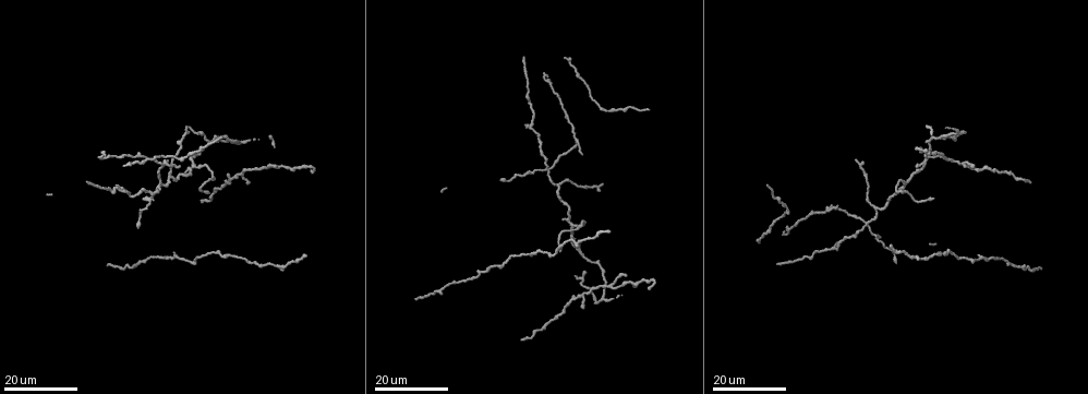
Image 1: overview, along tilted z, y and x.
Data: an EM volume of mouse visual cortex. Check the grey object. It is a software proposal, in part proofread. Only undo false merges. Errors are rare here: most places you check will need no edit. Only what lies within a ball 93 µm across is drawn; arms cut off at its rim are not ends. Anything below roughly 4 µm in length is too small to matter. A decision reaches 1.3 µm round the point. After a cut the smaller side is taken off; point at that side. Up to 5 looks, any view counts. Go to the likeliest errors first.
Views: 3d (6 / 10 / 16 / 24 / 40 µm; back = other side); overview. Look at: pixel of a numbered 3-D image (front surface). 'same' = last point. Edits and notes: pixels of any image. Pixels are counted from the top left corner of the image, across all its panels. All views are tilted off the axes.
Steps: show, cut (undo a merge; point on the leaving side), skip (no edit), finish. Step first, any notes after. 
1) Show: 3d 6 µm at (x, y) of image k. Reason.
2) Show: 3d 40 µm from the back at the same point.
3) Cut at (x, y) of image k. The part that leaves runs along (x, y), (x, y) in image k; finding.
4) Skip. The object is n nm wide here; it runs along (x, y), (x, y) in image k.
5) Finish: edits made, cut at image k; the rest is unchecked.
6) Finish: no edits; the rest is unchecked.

Show: 3d 16 µm at (159, 185) of image 1. Thin arm on a thick one.

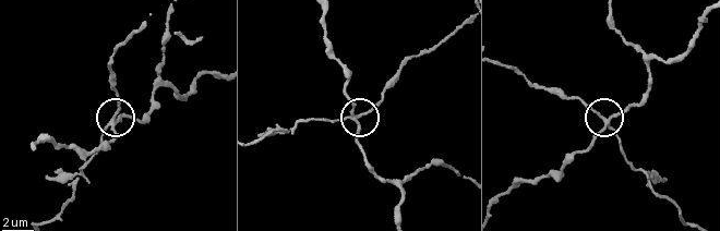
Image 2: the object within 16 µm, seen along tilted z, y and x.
Show: 3d 6 µm at (111, 118) of image 2.

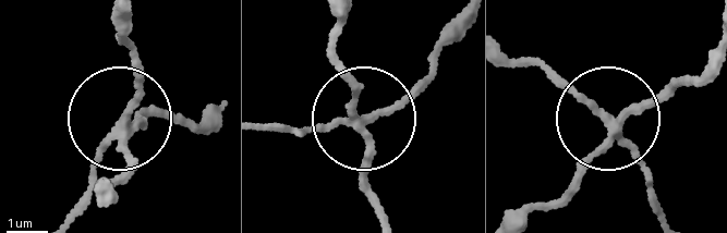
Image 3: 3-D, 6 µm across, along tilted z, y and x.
Cut at (136, 74) of image 3. The part that leaves runs along (121, 124), (134, 82), (114, 14) in image 3; two neurons meet here.

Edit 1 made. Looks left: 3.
Show: 3d 24 µm at (559, 183) of image 1. A fork.

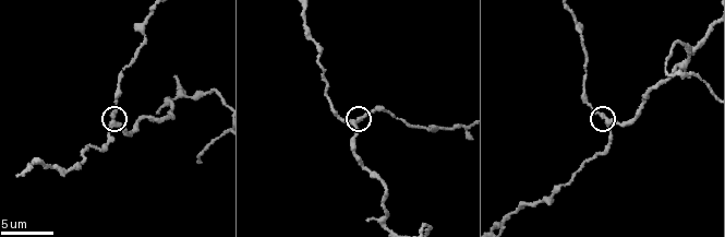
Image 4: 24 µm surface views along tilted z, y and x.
Show: 3d 6 µm at (607, 125) of image 4.

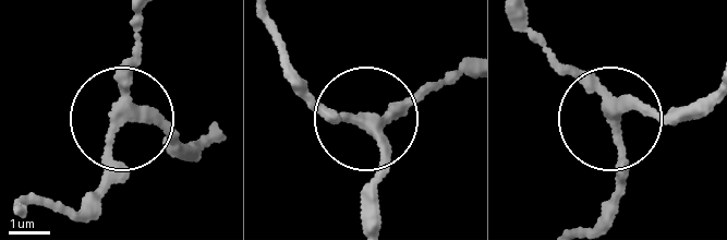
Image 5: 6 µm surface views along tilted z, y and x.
Skip. The object is 230 nm wide here; all the same neuron.

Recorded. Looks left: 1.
Finish: edits made, cut at image 3; the rest is unchecked.

